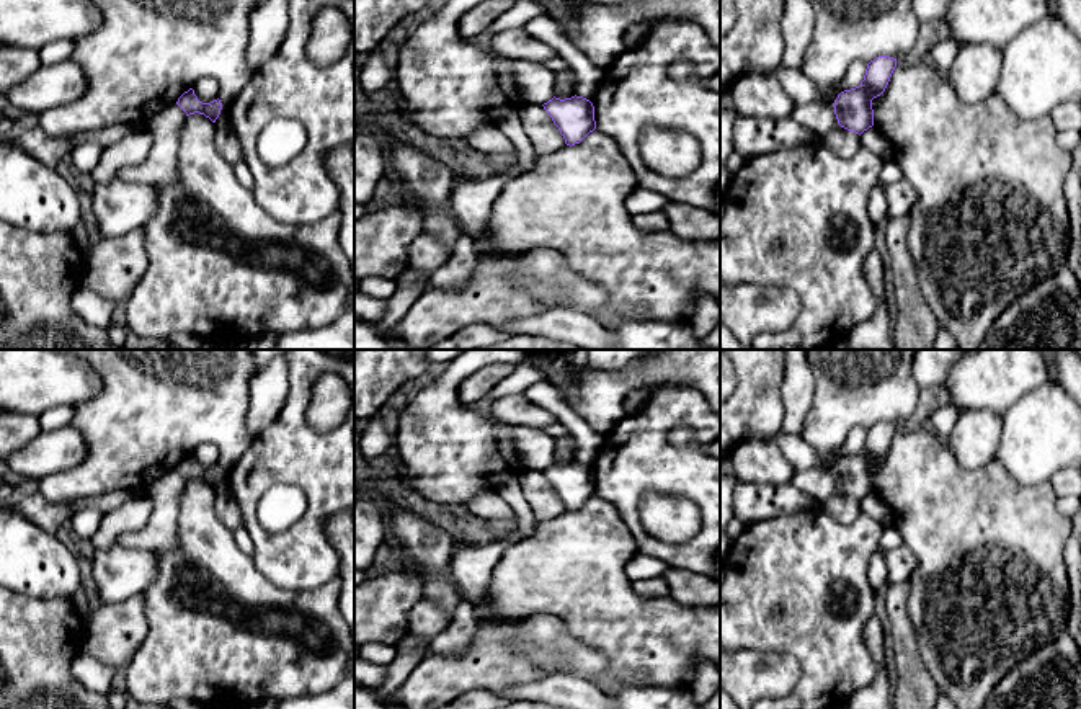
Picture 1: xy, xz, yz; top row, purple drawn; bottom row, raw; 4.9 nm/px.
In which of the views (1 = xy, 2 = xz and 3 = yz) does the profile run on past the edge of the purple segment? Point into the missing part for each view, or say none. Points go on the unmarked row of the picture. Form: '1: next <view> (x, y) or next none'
1: next none
2: next none
3: next none

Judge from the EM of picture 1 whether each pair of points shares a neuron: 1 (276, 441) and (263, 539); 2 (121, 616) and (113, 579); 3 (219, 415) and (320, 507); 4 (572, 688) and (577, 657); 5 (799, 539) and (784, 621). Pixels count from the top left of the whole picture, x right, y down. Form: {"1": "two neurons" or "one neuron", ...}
{"1": "one neuron", "2": "two neurons", "3": "two neurons", "4": "two neurons", "5": "one neuron"}

